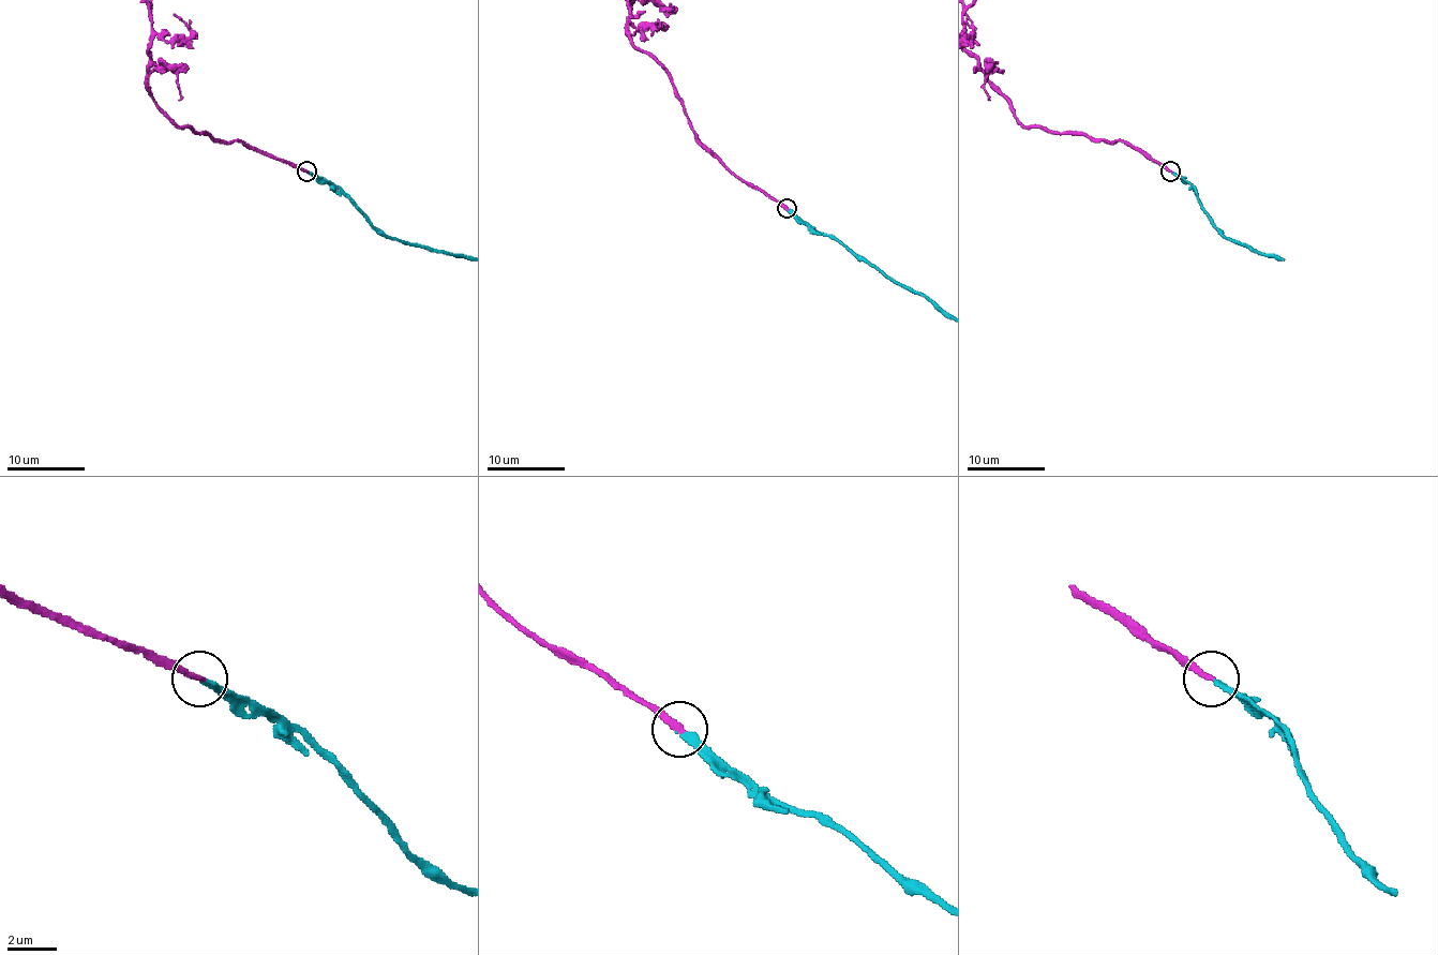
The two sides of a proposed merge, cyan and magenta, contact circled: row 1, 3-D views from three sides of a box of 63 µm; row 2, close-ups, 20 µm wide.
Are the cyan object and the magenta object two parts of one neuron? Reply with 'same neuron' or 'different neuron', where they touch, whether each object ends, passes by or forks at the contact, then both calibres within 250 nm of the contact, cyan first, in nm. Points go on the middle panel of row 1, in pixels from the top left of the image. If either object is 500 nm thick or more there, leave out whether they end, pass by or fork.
same neuron; place (787, 208); cyan ends; magenta ends; calibres 190 and 240 nm

